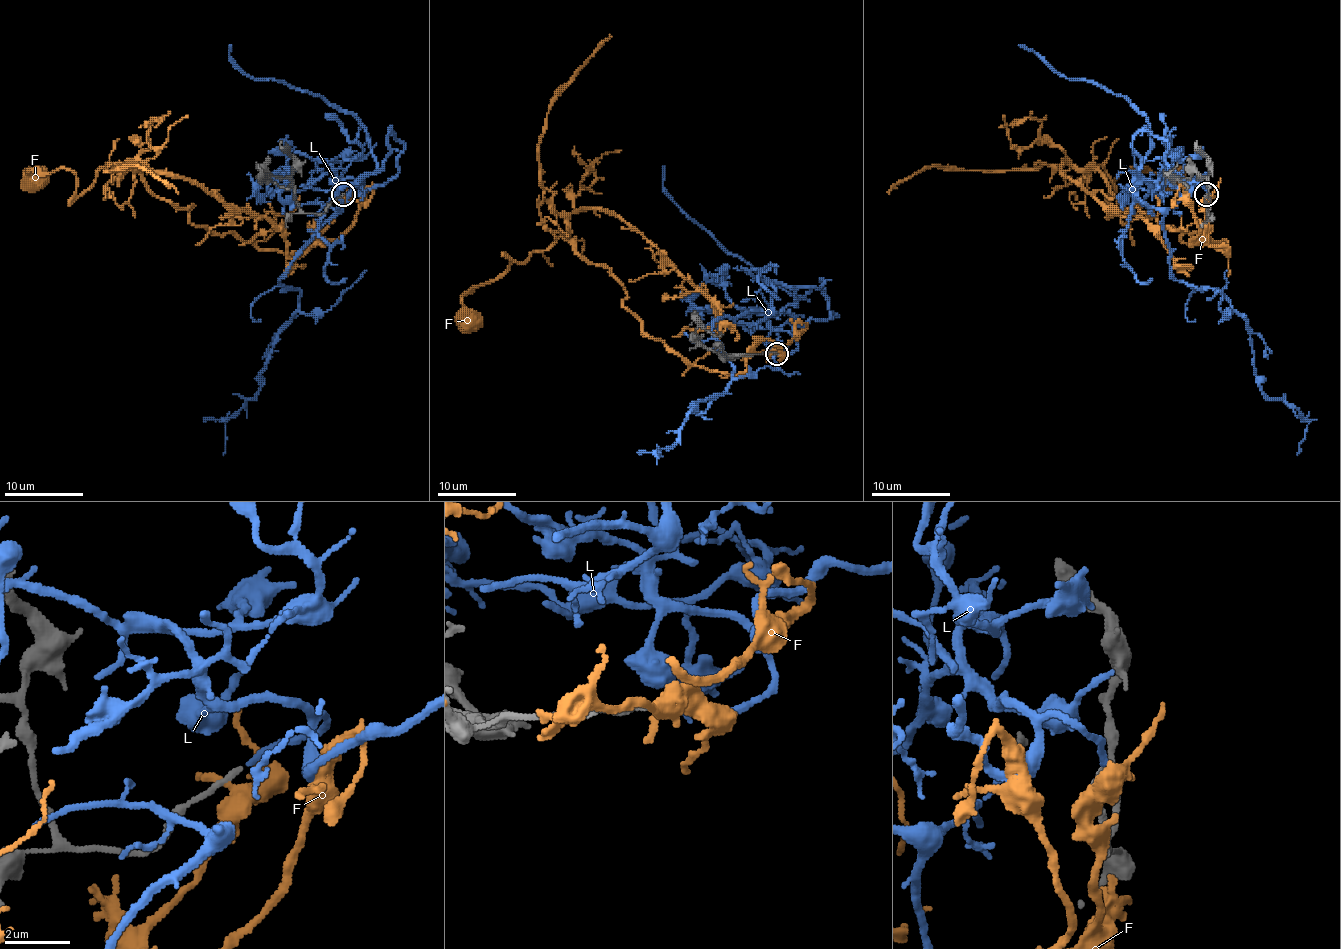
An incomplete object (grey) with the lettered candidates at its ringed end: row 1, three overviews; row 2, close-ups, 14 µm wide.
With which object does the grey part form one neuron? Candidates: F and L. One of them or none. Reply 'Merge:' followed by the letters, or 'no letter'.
Merge: L

